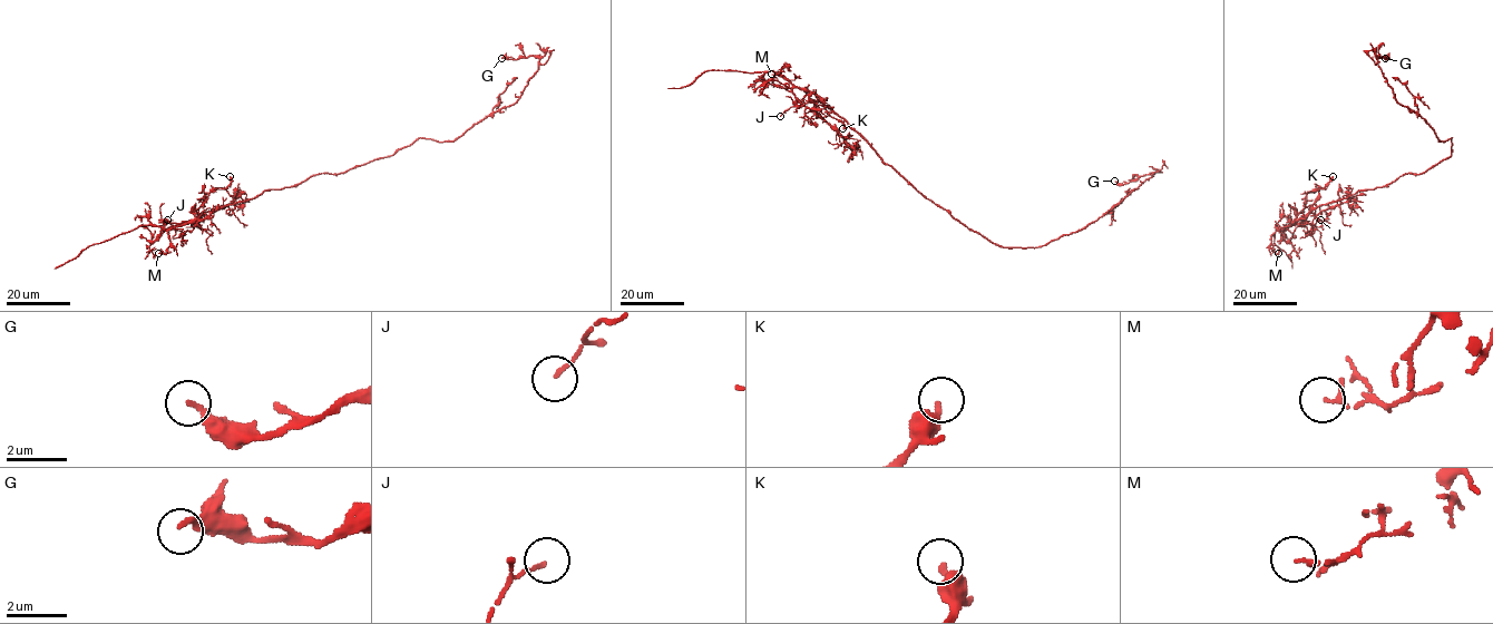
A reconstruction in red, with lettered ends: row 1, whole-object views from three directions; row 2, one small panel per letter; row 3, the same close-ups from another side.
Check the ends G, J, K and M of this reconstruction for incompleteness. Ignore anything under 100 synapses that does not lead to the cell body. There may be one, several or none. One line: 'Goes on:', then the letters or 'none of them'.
Goes on: none of them

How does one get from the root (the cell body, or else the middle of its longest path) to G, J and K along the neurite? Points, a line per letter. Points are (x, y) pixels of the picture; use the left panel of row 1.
G: (321, 173), (343, 173), (392, 156), (420, 137), (455, 140), (513, 105), (538, 59), (501, 58)
J: (321, 173), (293, 186), (266, 189), (252, 198), (217, 208), (192, 231), (176, 231), (167, 220)
K: (321, 173), (223, 205), (195, 225), (197, 208), (212, 192), (228, 185), (230, 176)

